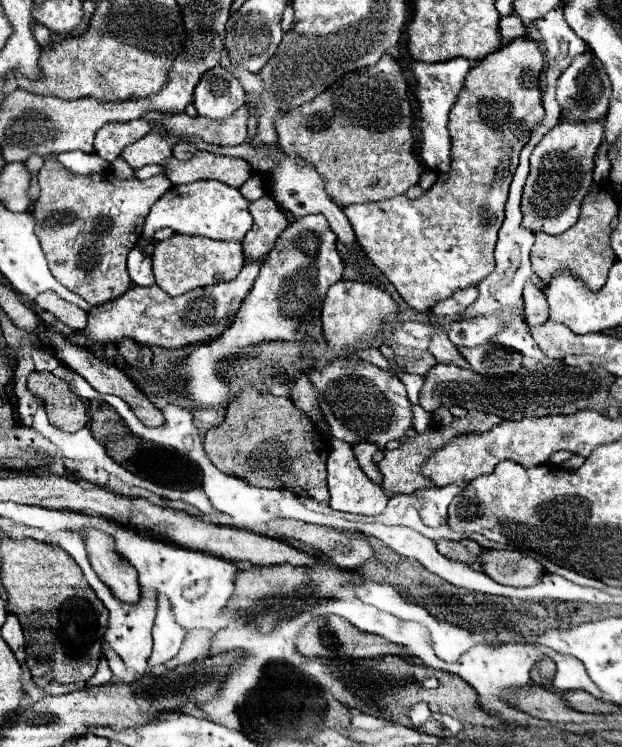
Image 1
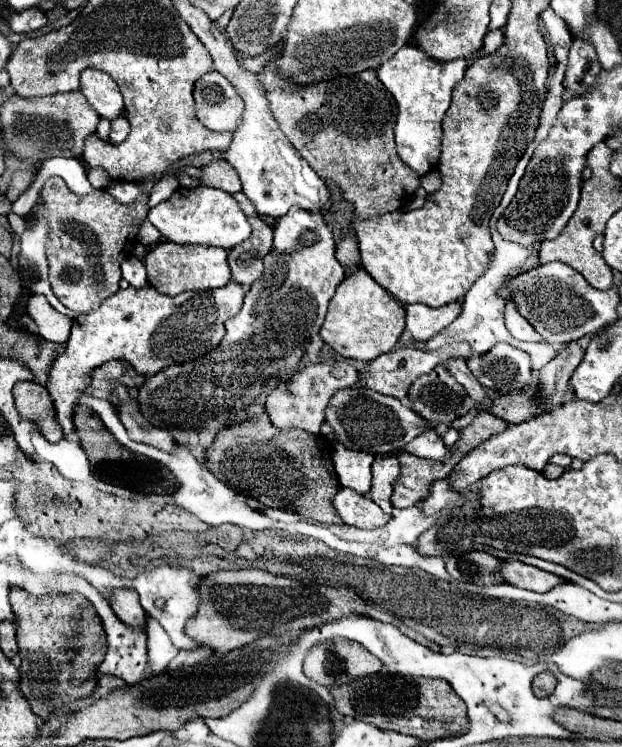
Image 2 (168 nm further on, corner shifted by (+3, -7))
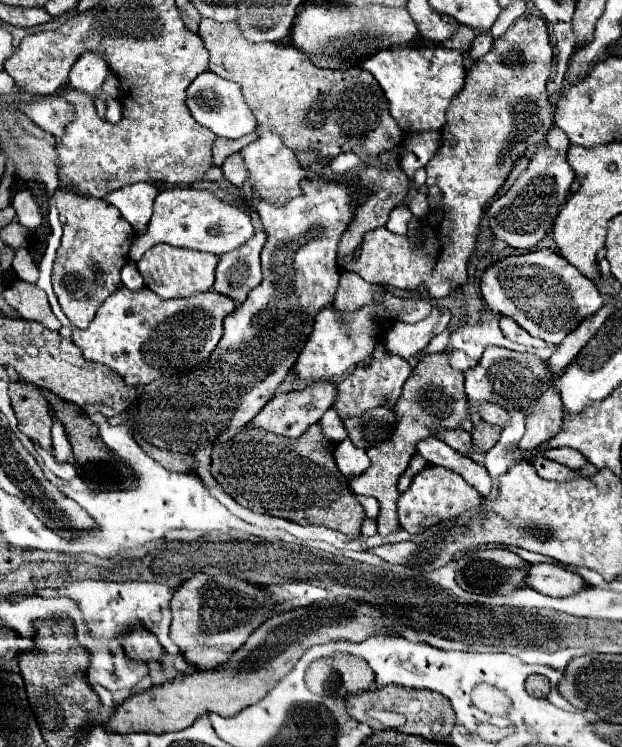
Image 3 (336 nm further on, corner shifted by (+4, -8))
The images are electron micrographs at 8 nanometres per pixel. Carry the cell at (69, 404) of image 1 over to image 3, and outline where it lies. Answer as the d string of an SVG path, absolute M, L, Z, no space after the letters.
M11 382L9 396L19 420L19 430L41 448L51 450L51 416L41 390L29 382Z

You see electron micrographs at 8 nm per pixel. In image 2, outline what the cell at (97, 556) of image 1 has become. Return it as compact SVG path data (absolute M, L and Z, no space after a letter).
M116 591L110 599L110 607L124 625L132 629L146 629L146 611L140 607L136 591Z

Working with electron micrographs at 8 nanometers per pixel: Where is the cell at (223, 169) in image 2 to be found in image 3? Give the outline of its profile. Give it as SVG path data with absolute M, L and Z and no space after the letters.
M231 154L225 162L223 162L223 166L221 166L221 170L223 170L223 176L231 182L231 184L235 184L235 186L243 186L243 182L245 182L245 176L247 176L247 170L245 170L245 164L243 164L243 158L241 158L241 154Z

